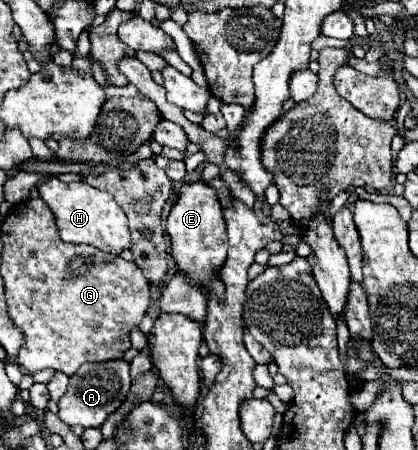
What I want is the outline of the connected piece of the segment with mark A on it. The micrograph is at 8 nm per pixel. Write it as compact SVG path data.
M121 359L117 361L105 361L105 363L85 363L77 369L75 375L69 377L67 393L59 399L59 419L67 423L69 427L81 425L81 427L101 427L105 419L115 413L121 403L127 399L131 387L129 377L129 365Z

